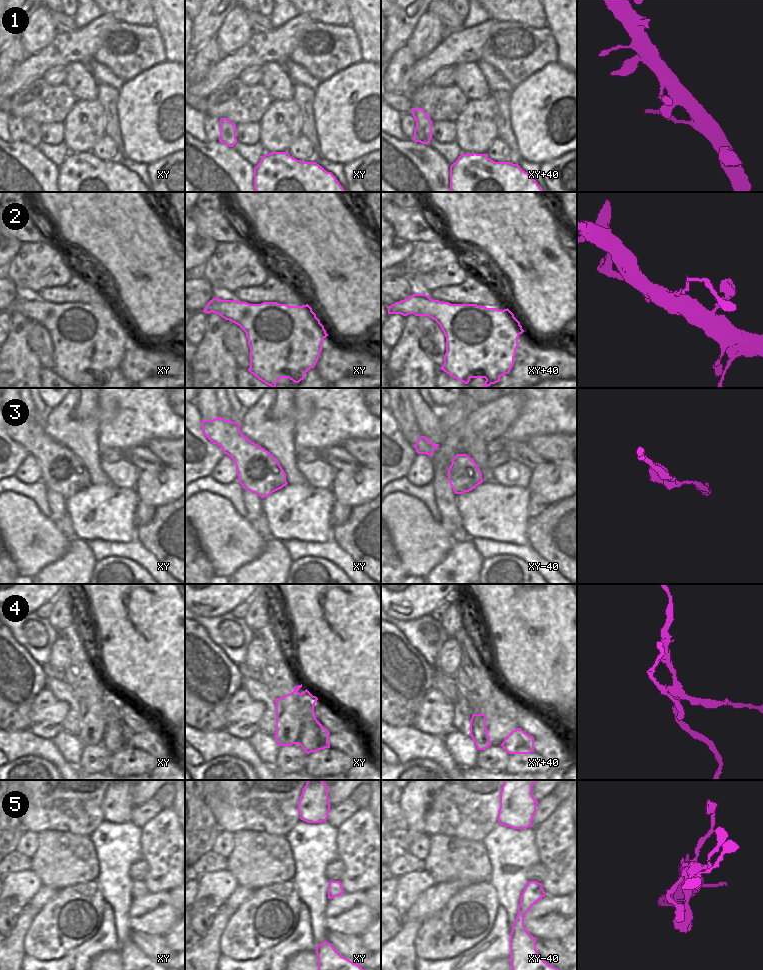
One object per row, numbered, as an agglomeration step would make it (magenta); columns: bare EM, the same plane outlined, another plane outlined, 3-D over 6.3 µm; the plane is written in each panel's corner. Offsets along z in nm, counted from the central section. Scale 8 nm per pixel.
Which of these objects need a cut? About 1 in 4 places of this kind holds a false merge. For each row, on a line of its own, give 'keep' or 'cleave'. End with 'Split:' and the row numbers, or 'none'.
1: keep
2: cleave
3: keep
4: cleave
5: keep
Split: 2, 4

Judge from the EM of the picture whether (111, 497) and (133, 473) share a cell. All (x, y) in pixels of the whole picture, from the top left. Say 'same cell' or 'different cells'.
different cells

